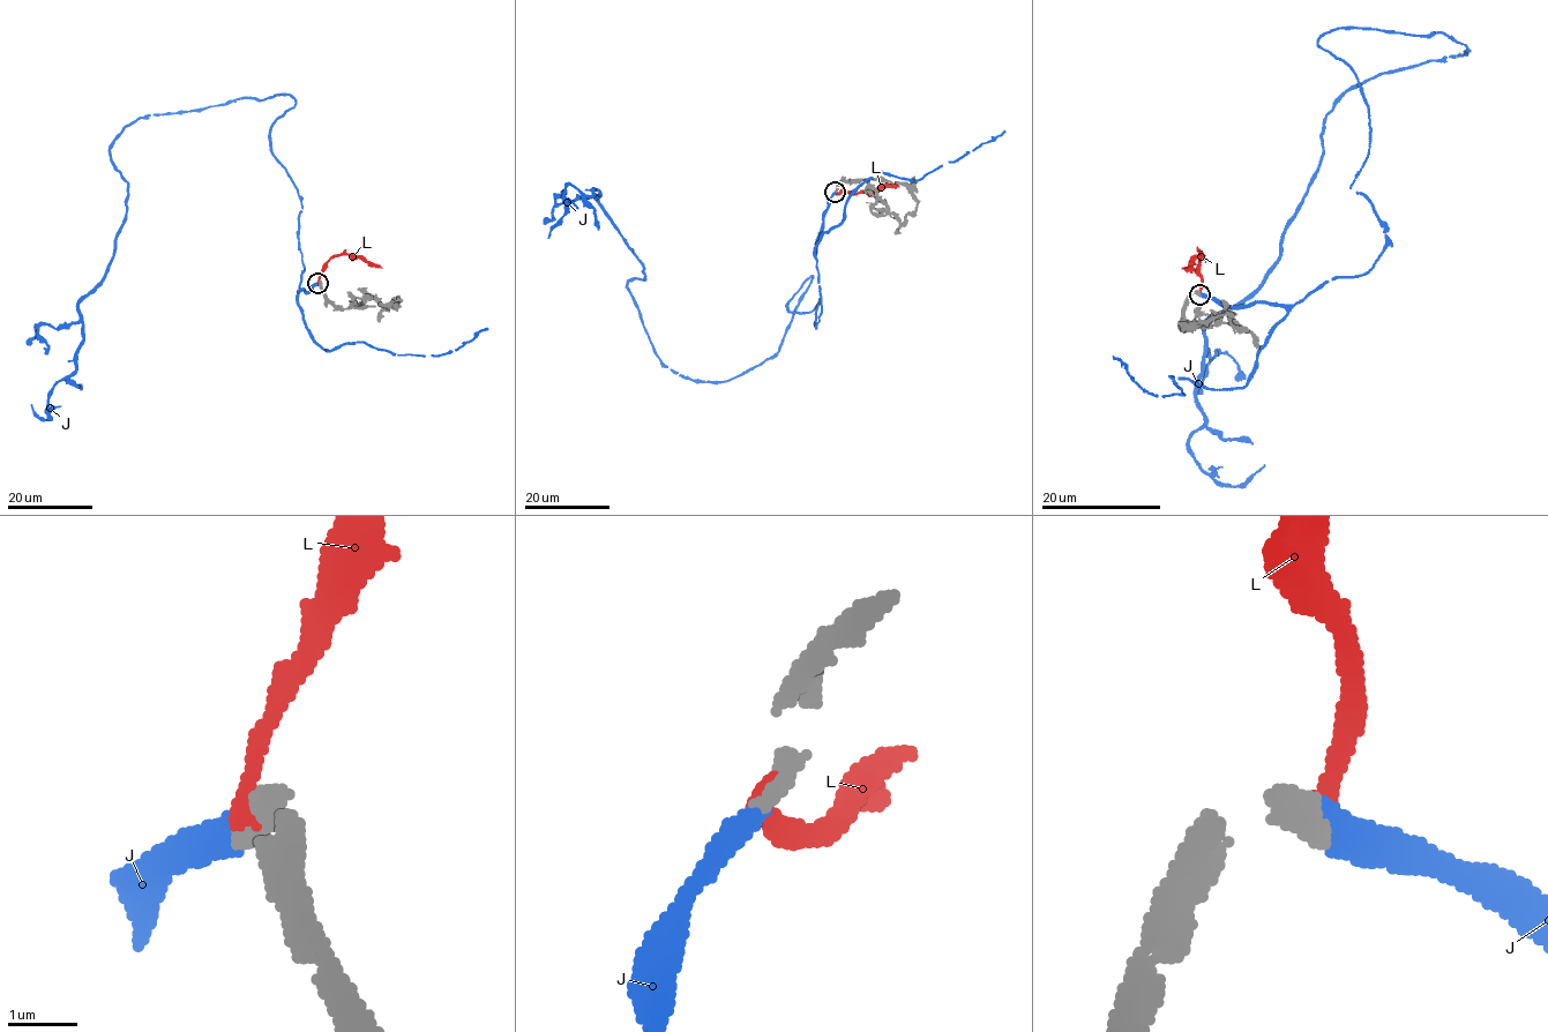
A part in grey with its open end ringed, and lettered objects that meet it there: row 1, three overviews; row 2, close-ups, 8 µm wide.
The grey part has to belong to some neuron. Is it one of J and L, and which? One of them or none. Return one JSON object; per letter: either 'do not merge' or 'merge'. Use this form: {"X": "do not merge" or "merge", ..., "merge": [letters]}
{"J": "merge", "L": "do not merge", "merge": ["J"]}

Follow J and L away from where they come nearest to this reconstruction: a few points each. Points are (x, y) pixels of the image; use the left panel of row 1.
J: (318, 283), (270, 144), (290, 95), (140, 118), (76, 369), (31, 404)
L: (318, 283), (323, 266), (334, 256), (359, 256), (382, 268)

